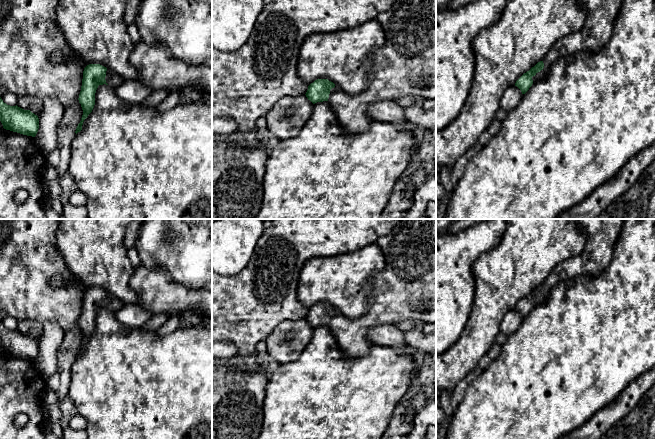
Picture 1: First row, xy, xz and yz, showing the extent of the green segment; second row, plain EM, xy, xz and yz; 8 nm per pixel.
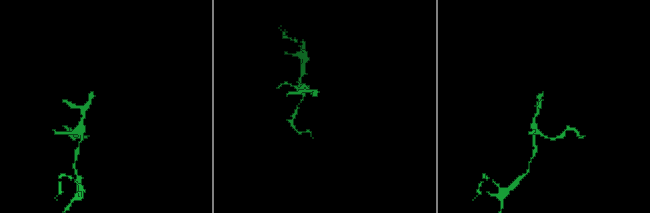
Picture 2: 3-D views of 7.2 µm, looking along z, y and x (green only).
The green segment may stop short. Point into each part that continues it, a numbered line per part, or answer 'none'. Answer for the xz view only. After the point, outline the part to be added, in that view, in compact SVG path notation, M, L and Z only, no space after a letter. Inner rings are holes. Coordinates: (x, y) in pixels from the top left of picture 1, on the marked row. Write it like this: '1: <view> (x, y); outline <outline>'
1: xz (405, 65); outline M396 0L375 20L382 27L385 42L373 51L368 88L350 96L335 86L328 98L339 124L349 133L368 130L374 119L367 109L377 102L410 96L436 98L436 0Z

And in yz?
1: yz (600, 14); outline M578 0L581 8L586 12L583 27L575 33L560 39L542 60L544 68L532 77L533 83L542 80L548 73L550 66L561 58L580 52L595 52L611 37L614 21L619 13L623 0Z

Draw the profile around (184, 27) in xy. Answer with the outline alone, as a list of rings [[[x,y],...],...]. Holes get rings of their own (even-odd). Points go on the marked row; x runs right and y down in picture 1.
[[[142,0],[135,25],[144,43],[162,44],[189,65],[202,65],[212,56],[212,0]]]

